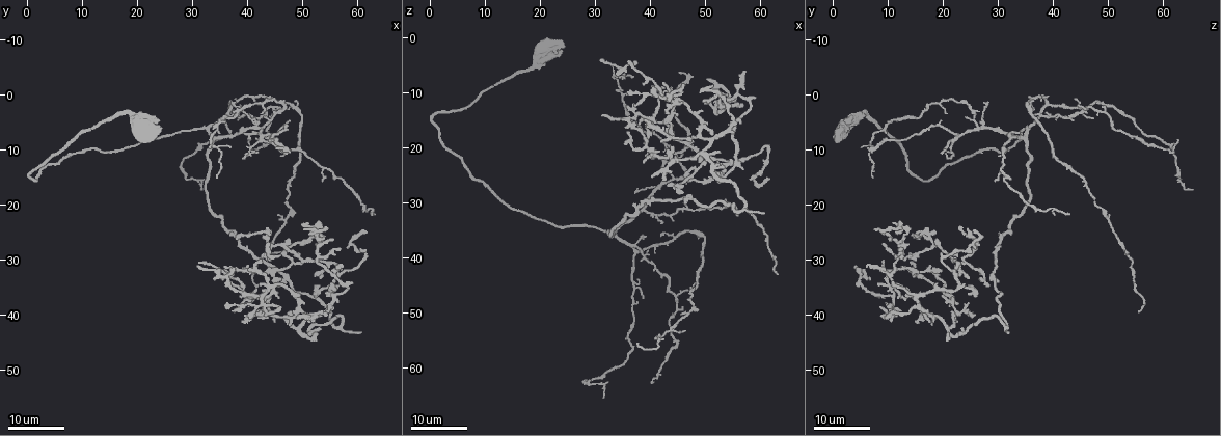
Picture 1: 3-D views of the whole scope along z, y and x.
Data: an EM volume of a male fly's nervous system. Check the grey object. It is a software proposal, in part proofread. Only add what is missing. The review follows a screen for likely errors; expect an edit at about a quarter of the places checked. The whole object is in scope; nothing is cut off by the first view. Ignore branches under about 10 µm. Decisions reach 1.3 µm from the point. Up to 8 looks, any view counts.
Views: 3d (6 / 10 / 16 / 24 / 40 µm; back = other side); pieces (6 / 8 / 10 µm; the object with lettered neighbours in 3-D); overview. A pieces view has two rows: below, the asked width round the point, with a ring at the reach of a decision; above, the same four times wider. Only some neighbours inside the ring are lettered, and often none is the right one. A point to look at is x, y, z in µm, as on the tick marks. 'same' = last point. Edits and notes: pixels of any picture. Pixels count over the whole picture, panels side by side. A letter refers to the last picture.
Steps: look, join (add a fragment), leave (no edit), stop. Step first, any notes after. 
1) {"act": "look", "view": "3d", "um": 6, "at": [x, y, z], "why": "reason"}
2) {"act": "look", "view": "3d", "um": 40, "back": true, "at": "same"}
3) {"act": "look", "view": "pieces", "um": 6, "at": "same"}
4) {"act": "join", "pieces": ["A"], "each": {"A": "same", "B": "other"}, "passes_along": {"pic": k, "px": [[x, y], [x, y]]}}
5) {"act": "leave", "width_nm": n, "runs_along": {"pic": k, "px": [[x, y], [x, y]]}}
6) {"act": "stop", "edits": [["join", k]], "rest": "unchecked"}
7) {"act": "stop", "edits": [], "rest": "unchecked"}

{"act": "look", "view": "3d", "um": 24, "at": [38.0, 26.0, 15.5], "why": "branch stops here"}

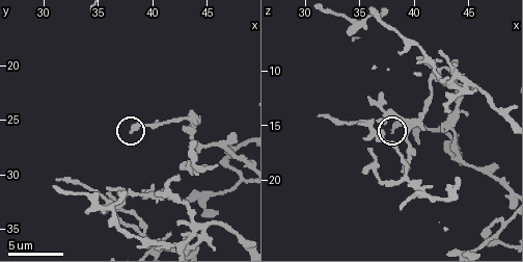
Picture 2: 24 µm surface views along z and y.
{"act": "look", "view": "pieces", "um": 6, "at": [38.2, 26.2, 15.4]}

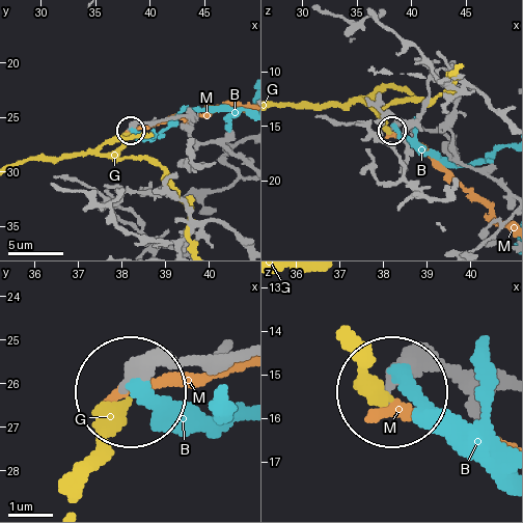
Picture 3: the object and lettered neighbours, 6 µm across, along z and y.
{"act": "leave", "each": {"B": "other", "G": "other", "M": "other"}, "runs_along": {"pic": 3, "px": [[243, 160], [220, 144], [195, 140], [184, 116], [129, 129]]}, "found": "none of them fits"}

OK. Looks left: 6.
{"act": "look", "view": "3d", "um": 16, "at": [44.0, 26.5, 9.5], "why": "long arm stops here"}

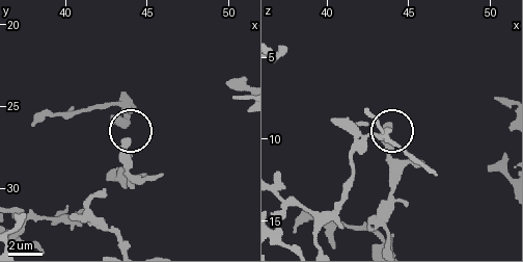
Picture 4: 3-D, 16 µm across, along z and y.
{"act": "look", "view": "3d", "um": 10, "at": [43.7, 27.0, 9.1]}

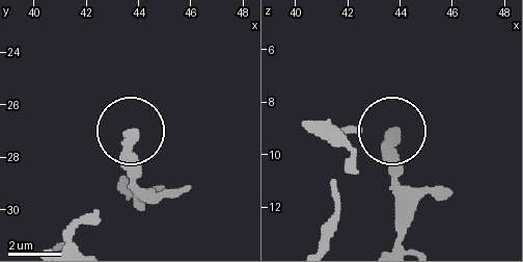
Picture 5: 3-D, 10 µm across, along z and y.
{"act": "look", "view": "pieces", "um": 10, "at": [43.7, 27.1, 9.1]}

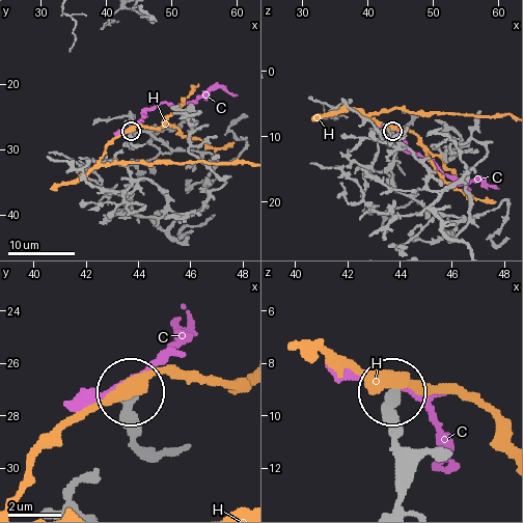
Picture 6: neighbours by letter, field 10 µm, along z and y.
{"act": "leave", "each": {"C": "other", "H": "other"}, "found": "none of them fits"}

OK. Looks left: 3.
{"act": "look", "view": "3d", "um": 24, "at": [52.5, 36.0, 24.5]}

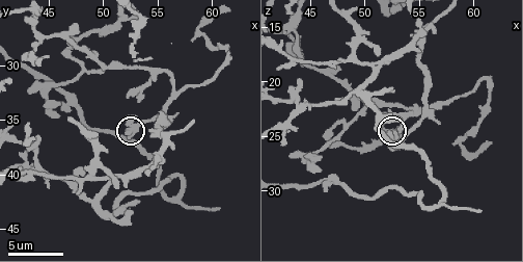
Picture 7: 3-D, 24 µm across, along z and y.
{"act": "look", "view": "pieces", "um": 6, "at": [52.2, 36.2, 24.8]}

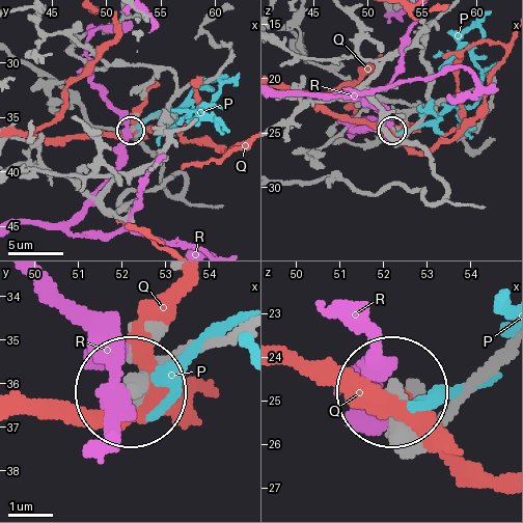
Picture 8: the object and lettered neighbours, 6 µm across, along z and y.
{"act": "leave", "each": {"P": "other", "Q": "other", "R": "other"}, "found": "none of them fits"}

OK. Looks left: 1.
{"act": "look", "view": "pieces", "um": 8, "at": [42.0, 40.6, 19.0], "why": "branch stops here"}

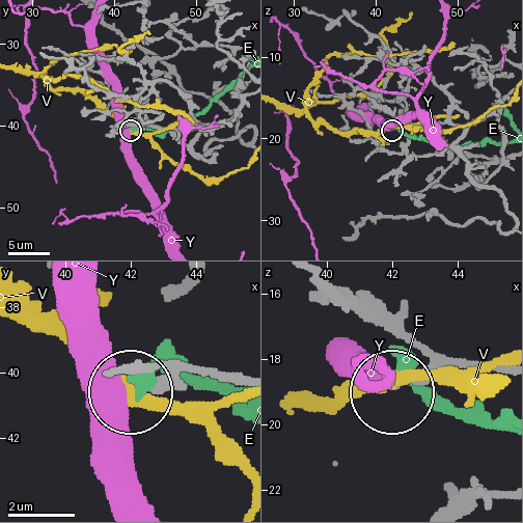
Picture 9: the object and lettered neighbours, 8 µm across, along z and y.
{"act": "leave", "each": {"E": "other", "V": "other", "Y": "other"}, "found": "none of them fits"}

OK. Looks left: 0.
{"act": "stop", "edits": [], "rest": "unchecked"}

